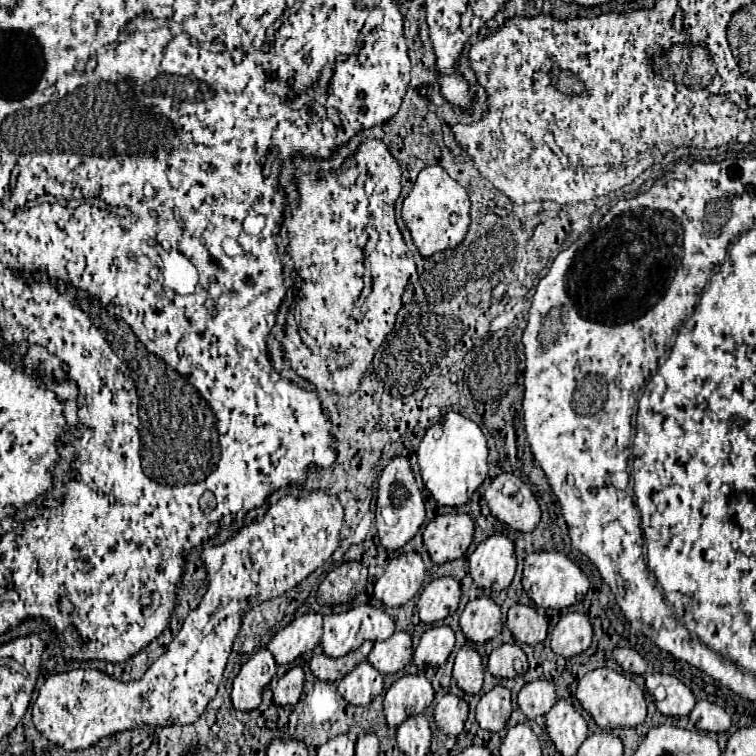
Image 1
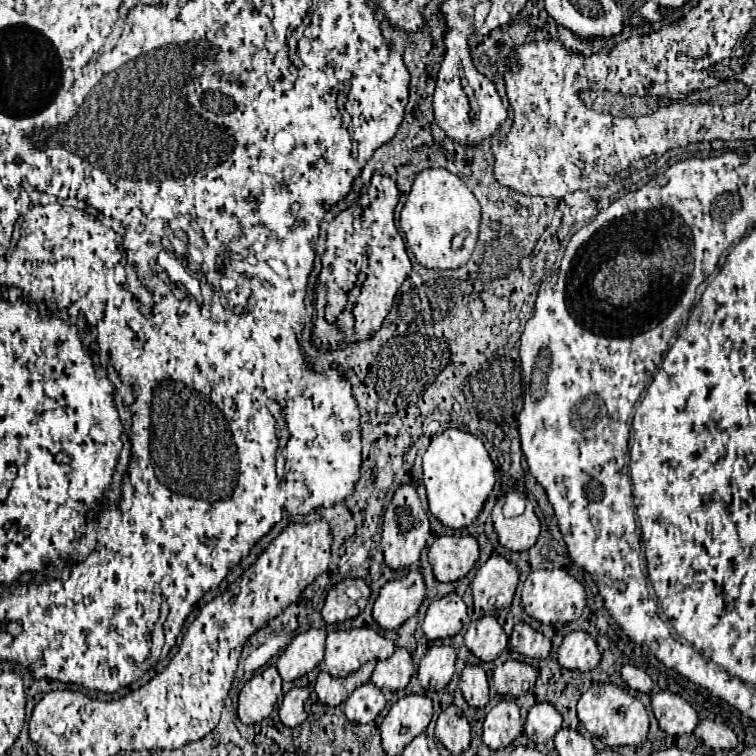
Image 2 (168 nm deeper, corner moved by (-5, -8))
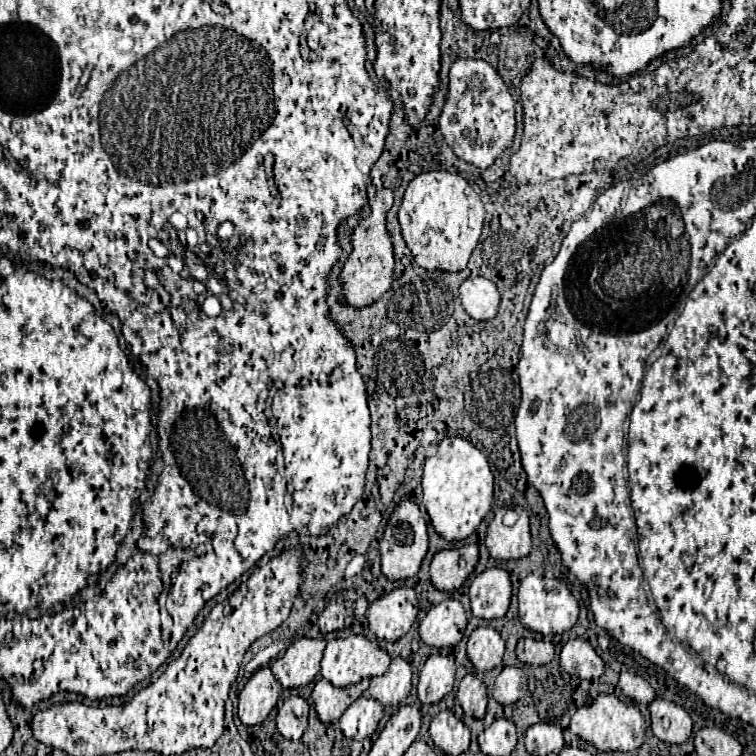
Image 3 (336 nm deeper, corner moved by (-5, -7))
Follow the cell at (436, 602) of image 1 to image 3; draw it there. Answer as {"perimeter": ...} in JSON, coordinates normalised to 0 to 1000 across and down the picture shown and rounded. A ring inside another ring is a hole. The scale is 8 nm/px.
{"perimeter":[[[593,791],[571,802],[556,820],[556,844],[566,854],[577,857],[603,854],[611,847],[614,833],[616,833],[616,807],[601,791]]]}

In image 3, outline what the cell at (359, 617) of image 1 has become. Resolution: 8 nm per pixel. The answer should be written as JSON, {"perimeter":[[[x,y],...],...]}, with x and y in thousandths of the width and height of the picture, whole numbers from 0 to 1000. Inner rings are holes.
{"perimeter":[[[479,839],[460,841],[460,844],[444,844],[444,847],[437,847],[431,852],[429,870],[426,870],[426,894],[434,902],[439,902],[442,907],[455,910],[455,907],[476,902],[479,897],[492,897],[492,894],[508,892],[516,881],[516,873],[519,870],[508,857],[503,857],[497,849],[487,847]]]}

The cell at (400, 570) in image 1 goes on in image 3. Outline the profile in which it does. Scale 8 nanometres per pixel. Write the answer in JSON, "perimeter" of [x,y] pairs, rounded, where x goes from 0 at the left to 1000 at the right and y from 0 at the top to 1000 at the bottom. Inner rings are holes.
{"perimeter":[[[524,778],[487,802],[489,833],[503,847],[532,844],[553,815],[553,788],[548,778]]]}

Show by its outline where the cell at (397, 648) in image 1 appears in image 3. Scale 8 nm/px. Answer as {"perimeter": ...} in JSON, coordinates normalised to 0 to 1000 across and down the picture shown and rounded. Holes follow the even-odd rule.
{"perimeter":[[[521,870],[513,889],[505,894],[495,894],[489,899],[487,918],[505,929],[505,934],[529,931],[542,918],[545,884],[534,870]]]}

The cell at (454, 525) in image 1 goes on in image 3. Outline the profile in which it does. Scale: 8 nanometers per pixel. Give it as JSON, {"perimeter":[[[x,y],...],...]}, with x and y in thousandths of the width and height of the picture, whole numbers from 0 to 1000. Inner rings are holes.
{"perimeter":[[[614,720],[574,733],[569,746],[569,765],[574,778],[598,783],[614,772],[632,743],[632,720]]]}

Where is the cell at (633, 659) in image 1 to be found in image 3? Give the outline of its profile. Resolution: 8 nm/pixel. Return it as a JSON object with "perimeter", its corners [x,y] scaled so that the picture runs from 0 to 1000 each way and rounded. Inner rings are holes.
{"perimeter":[[[825,886],[820,892],[820,910],[839,929],[854,929],[854,931],[860,931],[865,926],[865,921],[868,921],[865,910],[849,894],[836,892],[831,886]]]}

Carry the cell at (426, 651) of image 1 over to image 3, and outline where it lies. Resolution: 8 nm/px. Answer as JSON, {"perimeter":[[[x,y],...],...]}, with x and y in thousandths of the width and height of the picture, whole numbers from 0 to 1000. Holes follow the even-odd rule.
{"perimeter":[[[571,865],[556,886],[553,923],[558,931],[582,929],[603,899],[603,878],[595,865]]]}

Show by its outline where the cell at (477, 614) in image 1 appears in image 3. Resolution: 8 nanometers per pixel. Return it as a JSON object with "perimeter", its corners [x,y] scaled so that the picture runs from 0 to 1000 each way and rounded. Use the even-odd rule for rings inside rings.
{"perimeter":[[[648,828],[630,831],[619,844],[619,870],[630,881],[630,886],[651,886],[664,876],[667,868],[667,847],[659,833]]]}

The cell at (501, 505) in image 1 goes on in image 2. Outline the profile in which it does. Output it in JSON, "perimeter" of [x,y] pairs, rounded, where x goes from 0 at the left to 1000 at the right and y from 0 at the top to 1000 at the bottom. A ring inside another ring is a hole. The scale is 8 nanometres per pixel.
{"perimeter":[[[667,657],[656,663],[651,676],[651,692],[659,708],[659,718],[672,729],[698,729],[714,708],[714,689],[706,679],[706,668],[696,663],[696,676],[680,687],[669,687],[664,681],[664,671]]]}

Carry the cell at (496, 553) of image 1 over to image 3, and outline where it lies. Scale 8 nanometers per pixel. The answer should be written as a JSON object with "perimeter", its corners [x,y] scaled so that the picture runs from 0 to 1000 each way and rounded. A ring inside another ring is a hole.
{"perimeter":[[[661,749],[646,751],[624,767],[619,786],[630,817],[664,817],[677,791],[675,759]]]}

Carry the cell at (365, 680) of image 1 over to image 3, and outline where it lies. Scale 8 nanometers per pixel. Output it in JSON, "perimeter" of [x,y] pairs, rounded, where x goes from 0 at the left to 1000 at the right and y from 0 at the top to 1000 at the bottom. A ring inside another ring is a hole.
{"perimeter":[[[476,921],[474,926],[468,926],[447,955],[455,974],[471,979],[481,979],[484,974],[489,974],[500,963],[500,955],[505,950],[505,937],[508,934],[497,923]]]}

